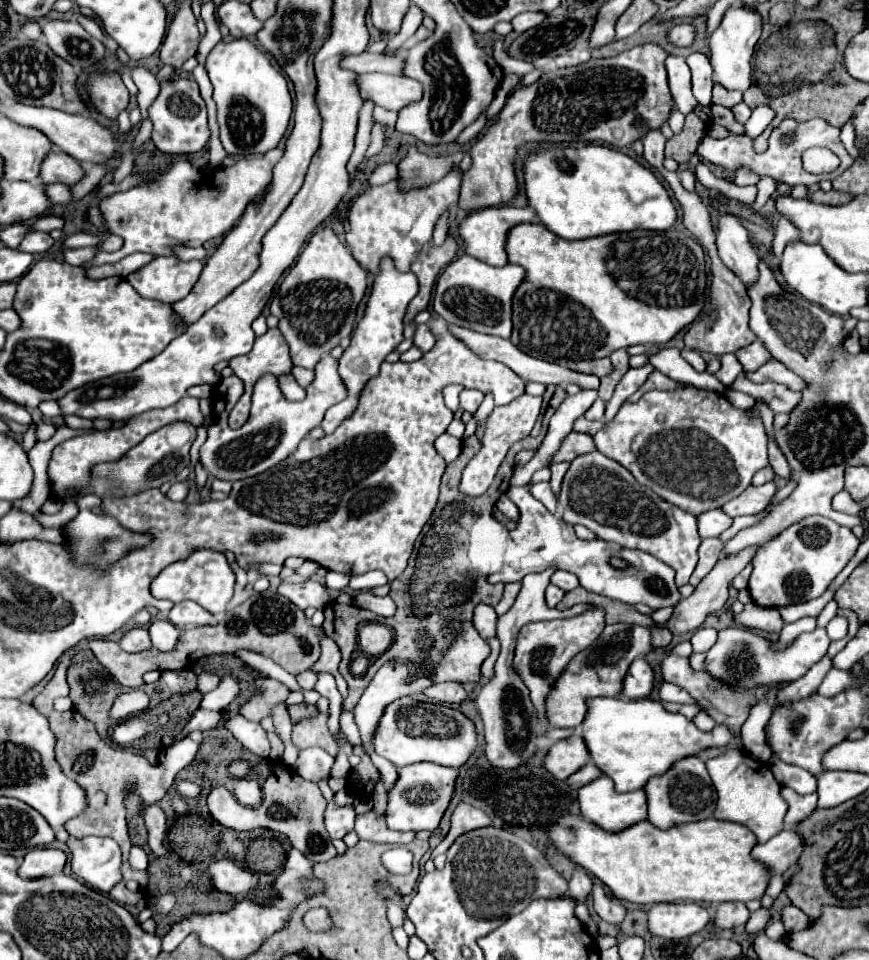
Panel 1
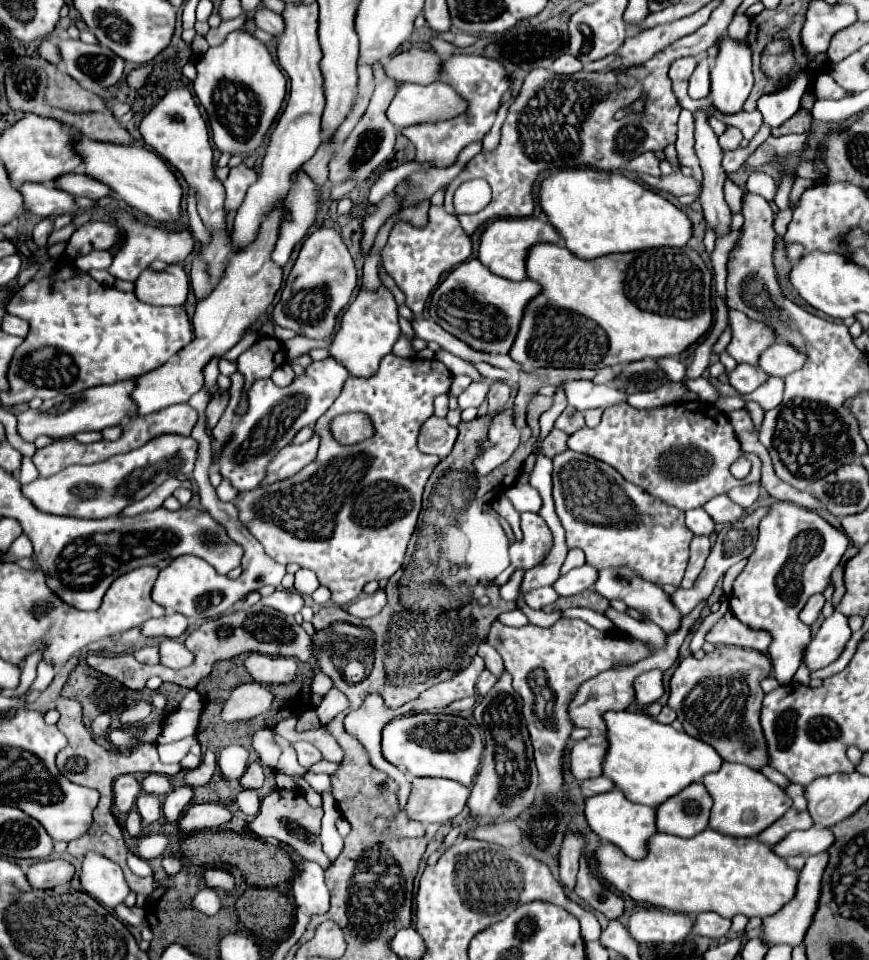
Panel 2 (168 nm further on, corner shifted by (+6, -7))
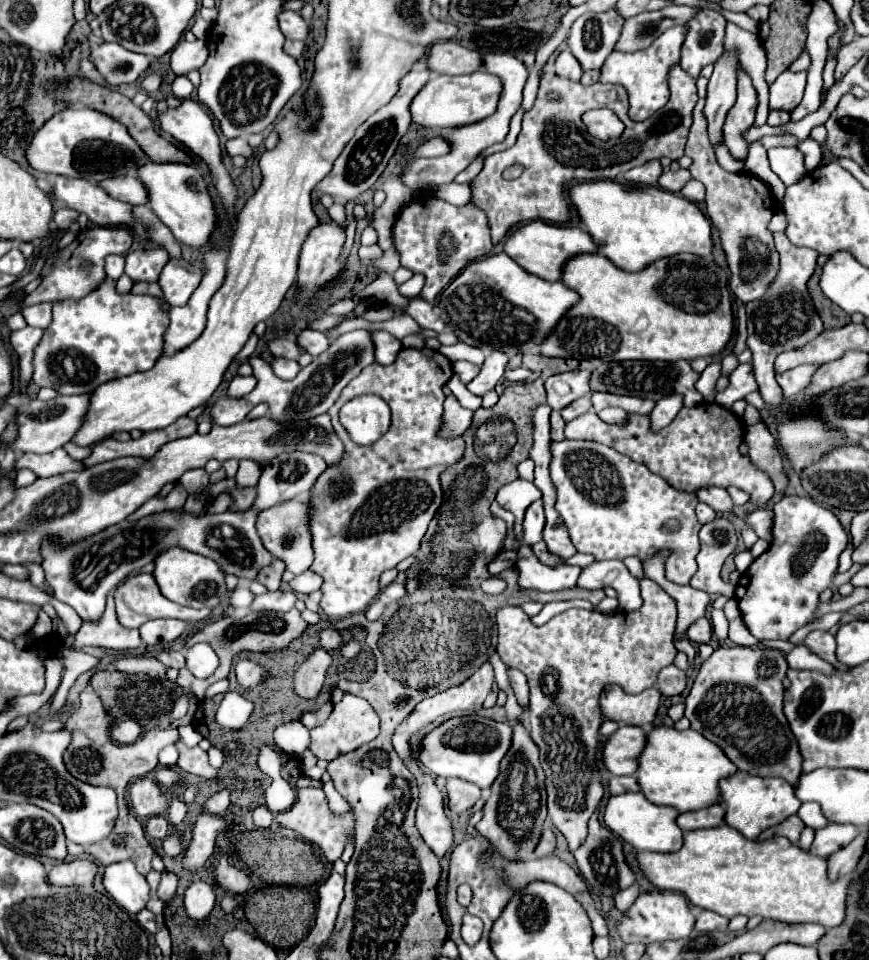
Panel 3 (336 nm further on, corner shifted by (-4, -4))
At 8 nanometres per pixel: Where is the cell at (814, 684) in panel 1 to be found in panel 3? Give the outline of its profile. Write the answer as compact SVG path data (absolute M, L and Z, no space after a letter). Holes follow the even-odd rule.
M799 644L791 652L787 652L787 662L791 668L799 668L799 670L821 670L825 674L833 672L833 666L829 662L821 660L817 654L813 654L803 644Z

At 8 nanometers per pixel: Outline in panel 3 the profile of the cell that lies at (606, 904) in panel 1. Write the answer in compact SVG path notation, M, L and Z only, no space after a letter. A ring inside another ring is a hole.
M599 810L593 812L593 816L589 818L589 834L585 838L585 844L581 844L581 848L577 848L577 852L573 852L577 866L587 882L589 888L597 888L601 894L613 898L613 894L621 888L627 888L635 882L635 874L629 868L625 854L623 854L623 846L617 834L613 834L609 828L605 828L599 822Z

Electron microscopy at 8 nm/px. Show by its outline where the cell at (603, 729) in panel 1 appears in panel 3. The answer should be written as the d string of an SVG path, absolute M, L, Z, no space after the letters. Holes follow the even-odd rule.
M659 726L647 734L647 746L639 758L637 780L647 800L661 806L673 806L679 812L695 812L719 802L719 780L733 776L737 766L717 748L693 730L675 730Z

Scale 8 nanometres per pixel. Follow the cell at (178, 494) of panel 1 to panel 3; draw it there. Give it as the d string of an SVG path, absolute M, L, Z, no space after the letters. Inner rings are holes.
M193 468L187 470L181 478L179 478L181 486L189 492L189 494L199 494L203 492L203 488L209 484L209 474L203 468Z

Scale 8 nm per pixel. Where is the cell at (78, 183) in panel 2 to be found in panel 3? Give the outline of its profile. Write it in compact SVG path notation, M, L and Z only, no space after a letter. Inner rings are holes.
M115 176L101 182L101 188L111 194L117 200L129 202L133 206L149 204L149 194L145 192L145 186L135 176Z

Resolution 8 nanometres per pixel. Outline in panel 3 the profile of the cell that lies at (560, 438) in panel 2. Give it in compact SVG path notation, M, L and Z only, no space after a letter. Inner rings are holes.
M551 412L551 440L563 440L563 428L565 420L561 418L559 412Z

